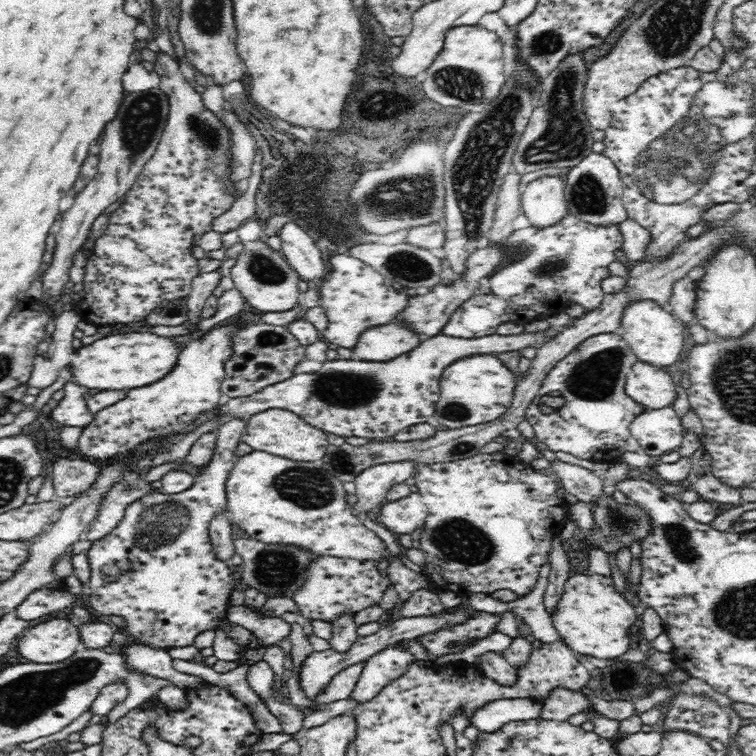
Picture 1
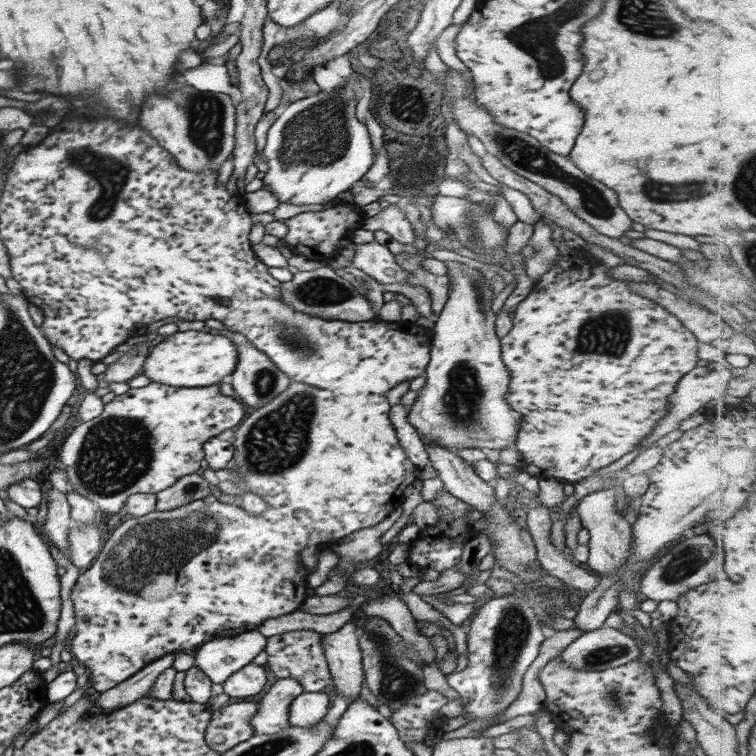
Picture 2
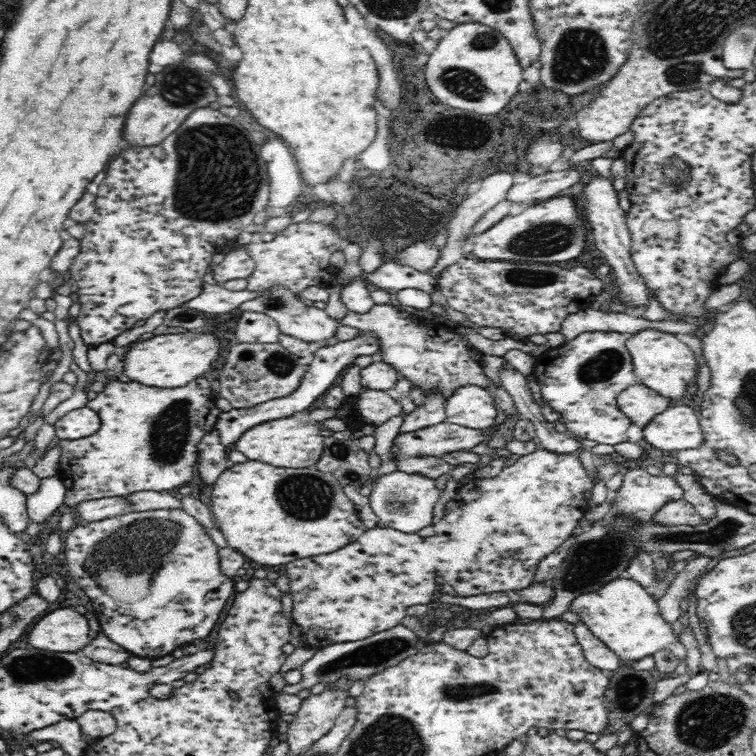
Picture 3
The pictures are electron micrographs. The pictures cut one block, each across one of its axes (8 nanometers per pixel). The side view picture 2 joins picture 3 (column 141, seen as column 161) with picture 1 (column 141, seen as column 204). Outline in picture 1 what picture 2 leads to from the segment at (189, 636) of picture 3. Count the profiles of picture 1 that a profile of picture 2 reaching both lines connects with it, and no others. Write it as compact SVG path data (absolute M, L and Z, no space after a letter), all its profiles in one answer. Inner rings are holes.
M227 419L218 430L213 458L193 477L194 483L189 490L177 494L163 494L154 490L151 494L141 496L126 508L125 516L116 529L94 541L86 552L92 572L87 593L90 606L101 615L122 616L126 620L124 631L131 634L134 641L160 649L192 645L196 634L201 631L212 632L226 617L235 578L226 563L212 553L208 530L218 514L231 516L227 505L226 482L238 461L236 450L245 428L244 419Z

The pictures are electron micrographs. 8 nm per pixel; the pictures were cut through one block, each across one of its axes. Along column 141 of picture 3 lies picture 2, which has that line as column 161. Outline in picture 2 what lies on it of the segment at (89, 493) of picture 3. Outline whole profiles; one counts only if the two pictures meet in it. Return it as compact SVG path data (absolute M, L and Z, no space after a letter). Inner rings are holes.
M150 382L141 388L130 388L127 392L123 392L123 394L114 395L114 397L107 402L107 404L103 405L99 416L75 426L74 430L72 430L72 432L65 438L63 446L61 446L61 452L59 452L59 462L65 465L65 470L63 472L68 479L71 490L73 490L73 492L77 492L79 496L83 496L83 498L91 500L93 506L95 507L95 511L99 514L99 517L107 518L111 515L119 513L121 508L124 507L124 501L127 500L127 497L130 494L139 493L155 495L158 492L161 492L161 490L166 490L169 486L172 486L175 482L177 482L177 480L179 480L179 478L200 471L204 467L203 444L208 442L209 438L213 438L218 434L221 434L223 430L237 426L237 424L241 422L241 418L243 418L243 406L241 402L233 396L222 395L219 392L219 384L195 388L179 388L161 383Z

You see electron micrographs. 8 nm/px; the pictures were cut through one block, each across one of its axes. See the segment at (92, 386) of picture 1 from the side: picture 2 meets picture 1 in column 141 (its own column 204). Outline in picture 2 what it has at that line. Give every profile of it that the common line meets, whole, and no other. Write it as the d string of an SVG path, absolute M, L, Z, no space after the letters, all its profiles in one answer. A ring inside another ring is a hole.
M187 330L163 337L147 352L143 360L141 374L153 382L179 388L195 388L221 383L223 376L231 374L237 364L237 349L232 336L227 333L213 335L202 331Z

